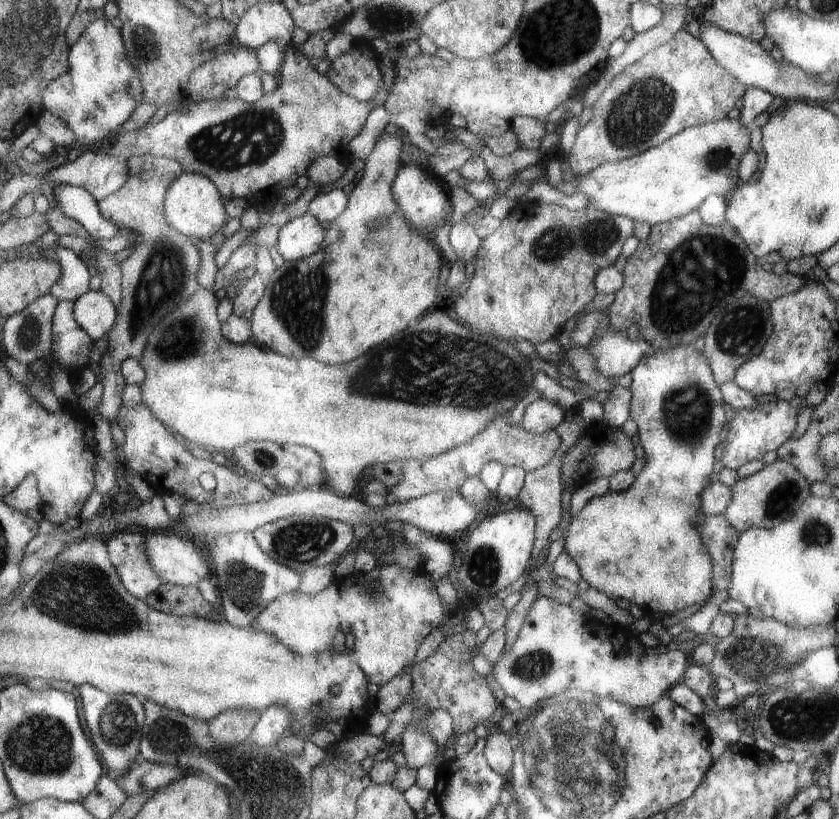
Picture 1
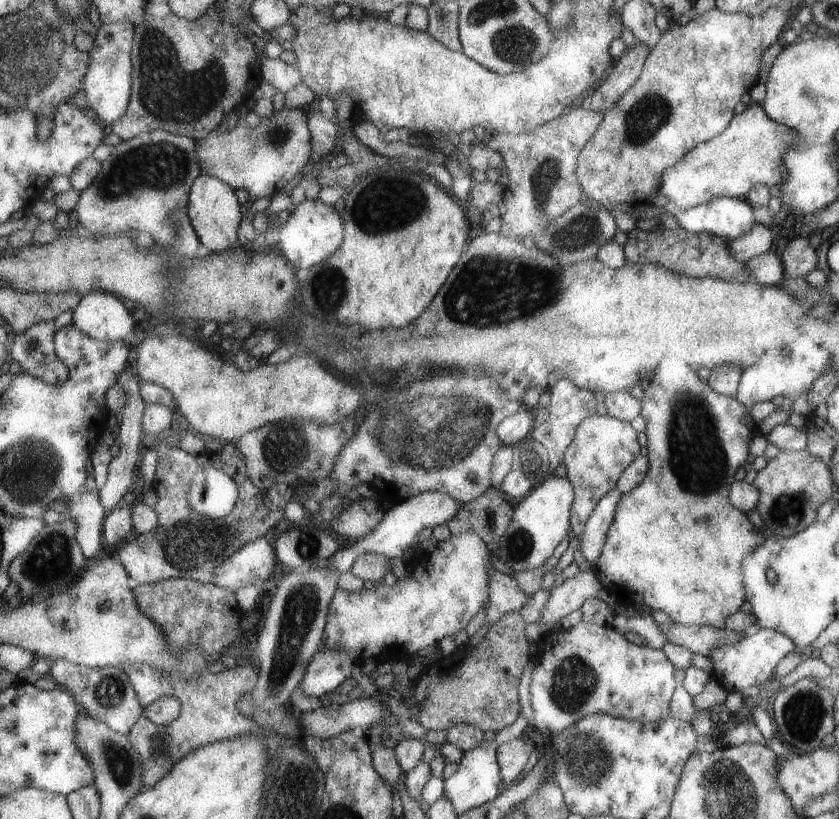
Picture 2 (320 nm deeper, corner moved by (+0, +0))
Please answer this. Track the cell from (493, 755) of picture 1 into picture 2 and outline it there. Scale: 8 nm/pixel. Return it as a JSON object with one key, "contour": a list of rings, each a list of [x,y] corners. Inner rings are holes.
{"contour":[[[516,738],[503,743],[498,750],[498,761],[504,786],[512,786],[523,776],[523,770],[536,746],[531,740]]]}

